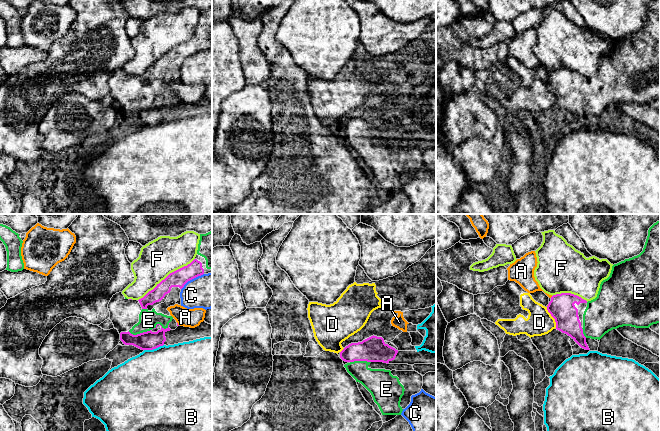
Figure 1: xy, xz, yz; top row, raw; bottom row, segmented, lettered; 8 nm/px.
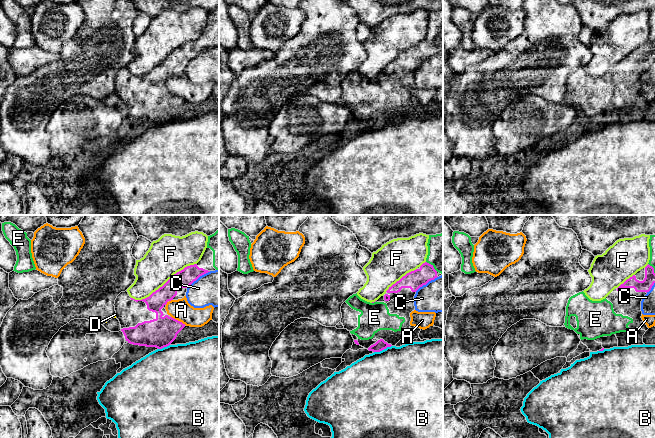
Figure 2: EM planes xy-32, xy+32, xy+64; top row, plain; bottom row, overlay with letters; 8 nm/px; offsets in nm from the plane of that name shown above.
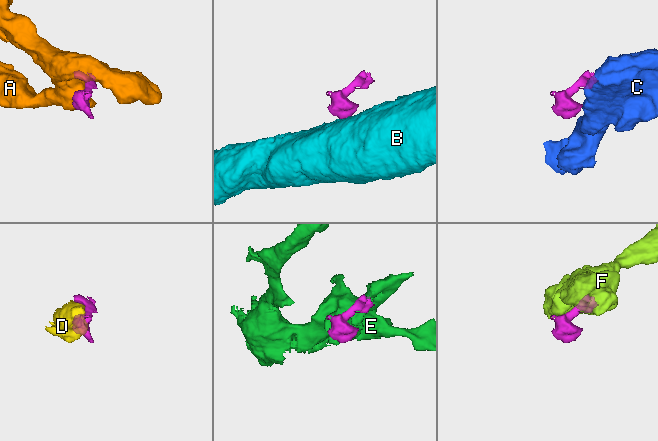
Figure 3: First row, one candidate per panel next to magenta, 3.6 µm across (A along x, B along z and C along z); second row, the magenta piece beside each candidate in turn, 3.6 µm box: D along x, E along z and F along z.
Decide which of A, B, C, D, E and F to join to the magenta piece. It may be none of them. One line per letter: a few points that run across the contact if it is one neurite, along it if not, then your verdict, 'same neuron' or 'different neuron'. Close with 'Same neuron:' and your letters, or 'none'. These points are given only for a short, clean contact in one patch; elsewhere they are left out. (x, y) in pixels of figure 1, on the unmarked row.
A: different neuron
B: xy (163, 120), (144, 126) | different neuron
C: xy (203, 49), (190, 55), (181, 65) | different neuron
D: yz (546, 83), (554, 95), (556, 103) | different neuron
E: same neuron
F: different neuron
Same neuron: E

